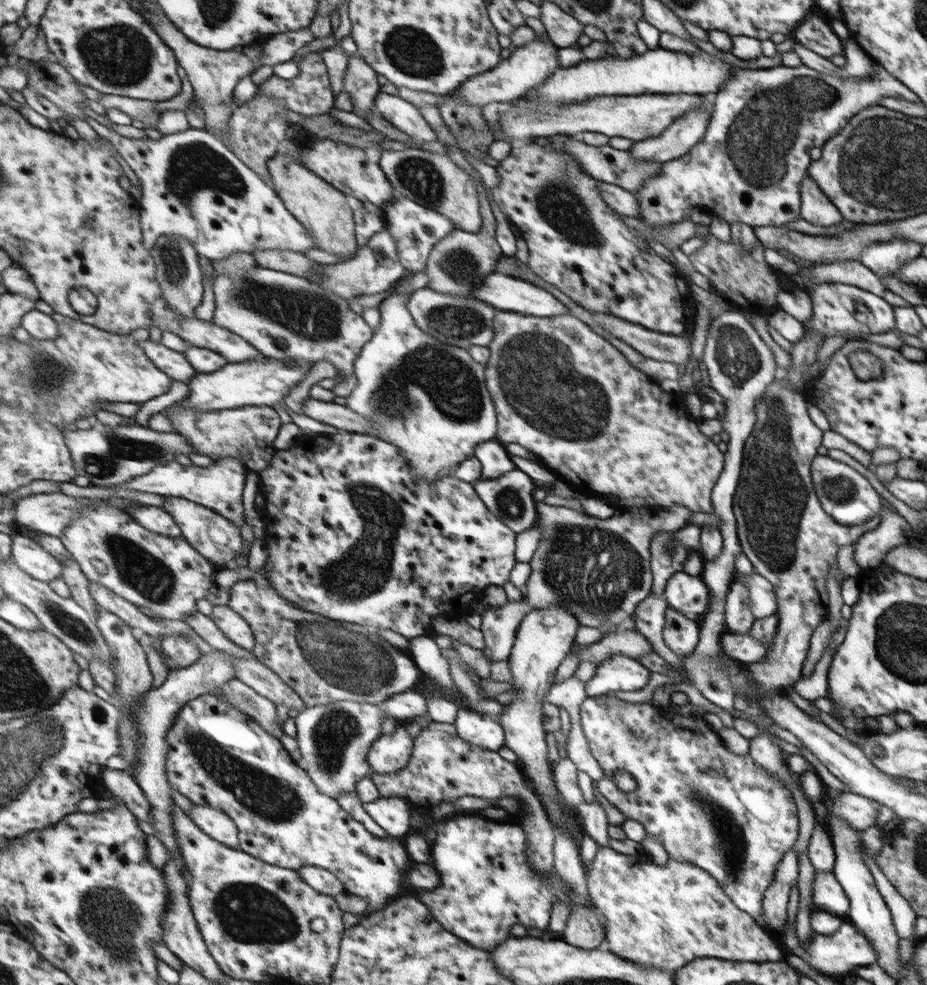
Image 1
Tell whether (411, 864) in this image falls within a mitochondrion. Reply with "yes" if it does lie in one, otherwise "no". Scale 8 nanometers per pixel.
no

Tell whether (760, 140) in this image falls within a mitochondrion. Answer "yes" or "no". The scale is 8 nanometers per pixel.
yes

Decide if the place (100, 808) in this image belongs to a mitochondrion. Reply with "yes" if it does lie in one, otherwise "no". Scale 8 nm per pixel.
no

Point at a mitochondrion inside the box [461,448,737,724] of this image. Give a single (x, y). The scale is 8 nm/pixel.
(594, 570)

